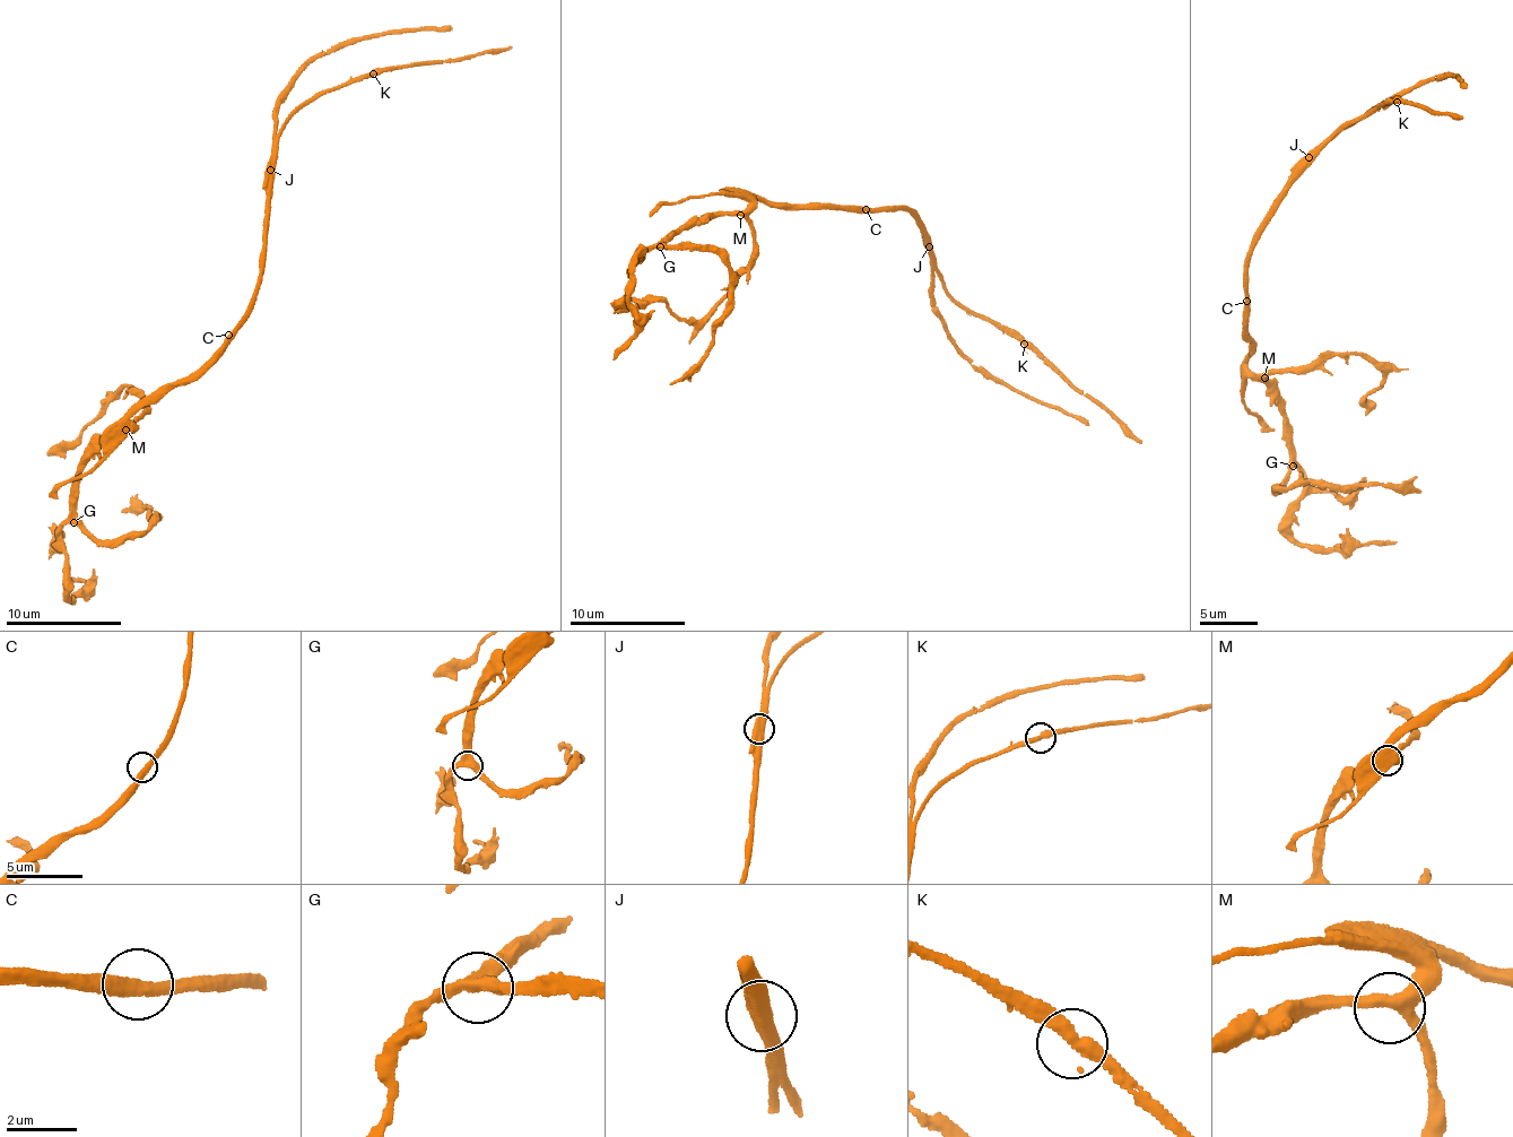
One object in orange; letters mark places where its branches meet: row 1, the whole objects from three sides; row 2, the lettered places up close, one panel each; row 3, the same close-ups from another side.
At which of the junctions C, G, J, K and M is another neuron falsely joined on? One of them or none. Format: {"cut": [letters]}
{"cut": ["J"]}

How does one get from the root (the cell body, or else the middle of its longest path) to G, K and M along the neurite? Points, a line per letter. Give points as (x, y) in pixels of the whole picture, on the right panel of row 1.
G: (1249, 304), (1246, 330), (1257, 347), (1245, 367), (1264, 378), (1269, 395), (1285, 416), (1293, 466)
K: (1249, 304), (1244, 274), (1251, 242), (1285, 184), (1344, 129), (1366, 118), (1380, 103), (1397, 103)
M: (1249, 304), (1246, 330), (1257, 347), (1245, 364), (1264, 378)

